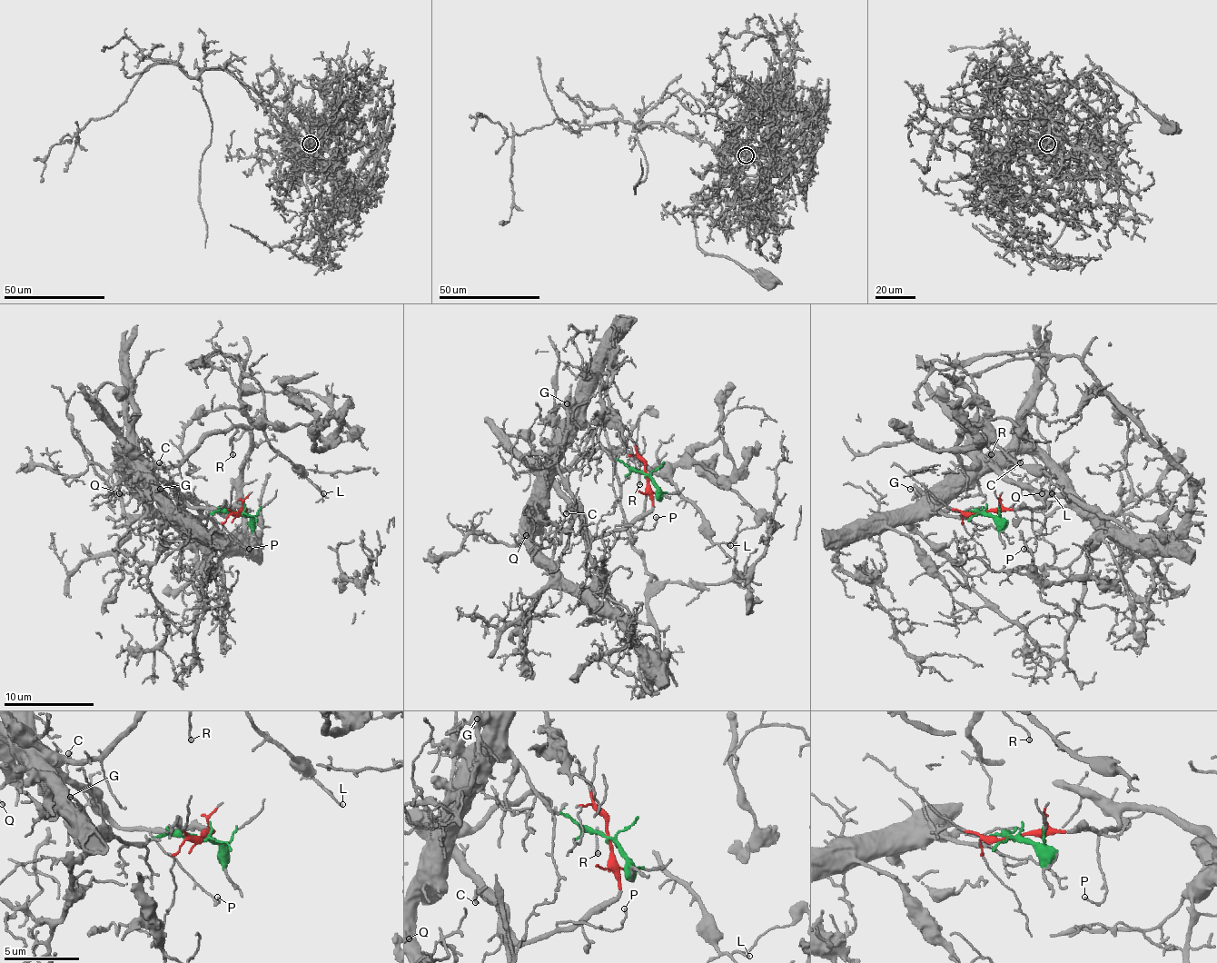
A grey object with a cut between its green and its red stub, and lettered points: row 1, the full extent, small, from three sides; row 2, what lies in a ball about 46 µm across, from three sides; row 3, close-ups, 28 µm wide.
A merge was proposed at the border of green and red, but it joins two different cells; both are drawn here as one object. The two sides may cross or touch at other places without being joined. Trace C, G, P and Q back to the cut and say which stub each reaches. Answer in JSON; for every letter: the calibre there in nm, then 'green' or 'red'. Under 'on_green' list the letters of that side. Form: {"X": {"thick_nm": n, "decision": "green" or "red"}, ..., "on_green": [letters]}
{"C": {"thick_nm": 140, "decision": "red"}, "G": {"thick_nm": 130, "decision": "green"}, "P": {"thick_nm": 110, "decision": "red"}, "Q": {"thick_nm": 130, "decision": "green"}, "on_green": ["G", "Q"]}

